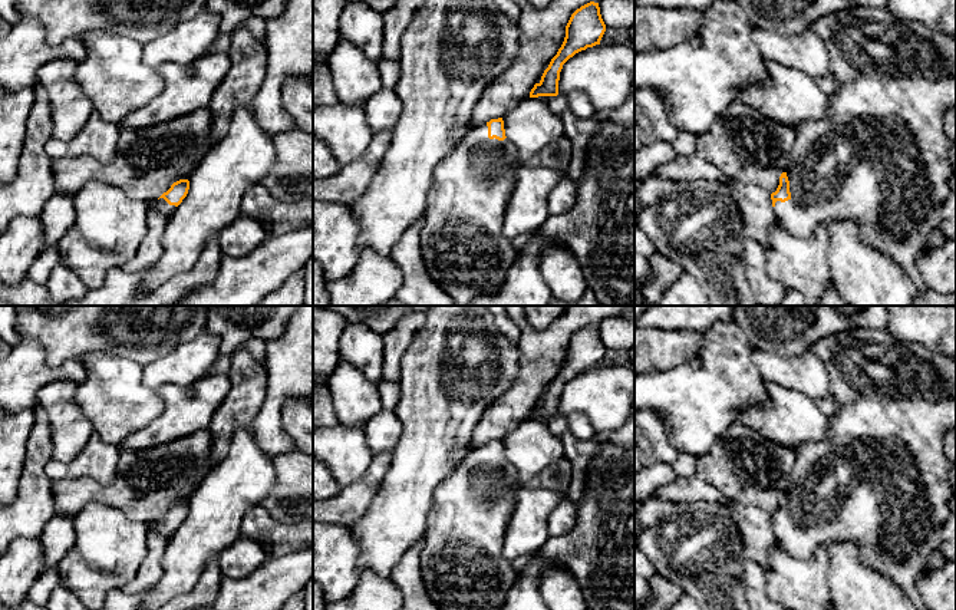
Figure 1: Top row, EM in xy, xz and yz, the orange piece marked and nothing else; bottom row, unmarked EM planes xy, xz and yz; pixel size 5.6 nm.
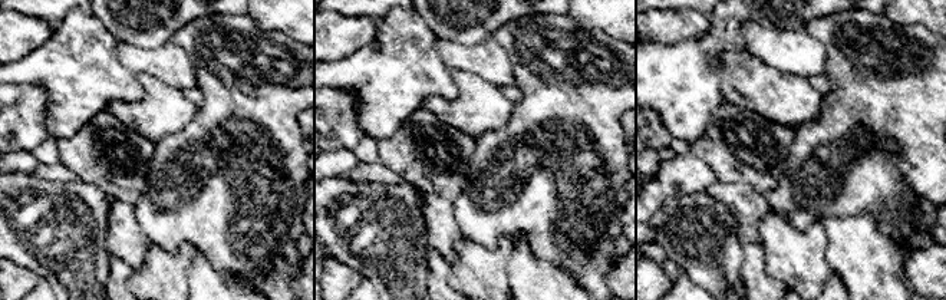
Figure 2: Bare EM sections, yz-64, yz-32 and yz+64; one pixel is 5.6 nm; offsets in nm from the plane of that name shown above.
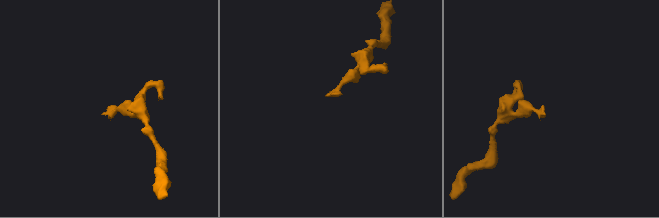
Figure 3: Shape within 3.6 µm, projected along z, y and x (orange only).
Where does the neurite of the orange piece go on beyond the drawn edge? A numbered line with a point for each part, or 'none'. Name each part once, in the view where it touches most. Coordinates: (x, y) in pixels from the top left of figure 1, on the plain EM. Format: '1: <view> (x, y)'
1: yz (880, 477)

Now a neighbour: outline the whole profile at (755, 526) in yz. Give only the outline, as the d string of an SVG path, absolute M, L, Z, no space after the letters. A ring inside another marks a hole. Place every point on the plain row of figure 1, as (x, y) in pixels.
M721 499L729 508L729 512L742 534L742 555L761 566L769 567L769 551L778 544L774 534L771 515L755 505L741 501Z

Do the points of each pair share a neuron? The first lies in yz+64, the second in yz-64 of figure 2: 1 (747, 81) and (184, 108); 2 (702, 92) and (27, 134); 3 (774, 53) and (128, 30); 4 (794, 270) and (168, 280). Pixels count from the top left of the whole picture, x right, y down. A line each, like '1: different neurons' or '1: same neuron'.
1: same neuron
2: different neurons
3: different neurons
4: same neuron

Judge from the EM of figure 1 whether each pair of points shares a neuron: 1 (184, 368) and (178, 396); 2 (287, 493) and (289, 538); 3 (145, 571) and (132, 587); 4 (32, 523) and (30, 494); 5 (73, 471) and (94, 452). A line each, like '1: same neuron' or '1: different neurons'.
1: different neurons
2: different neurons
3: same neuron
4: same neuron
5: same neuron

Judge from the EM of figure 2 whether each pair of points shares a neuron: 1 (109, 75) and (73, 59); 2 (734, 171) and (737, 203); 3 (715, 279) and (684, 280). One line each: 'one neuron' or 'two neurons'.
1: one neuron
2: two neurons
3: two neurons

